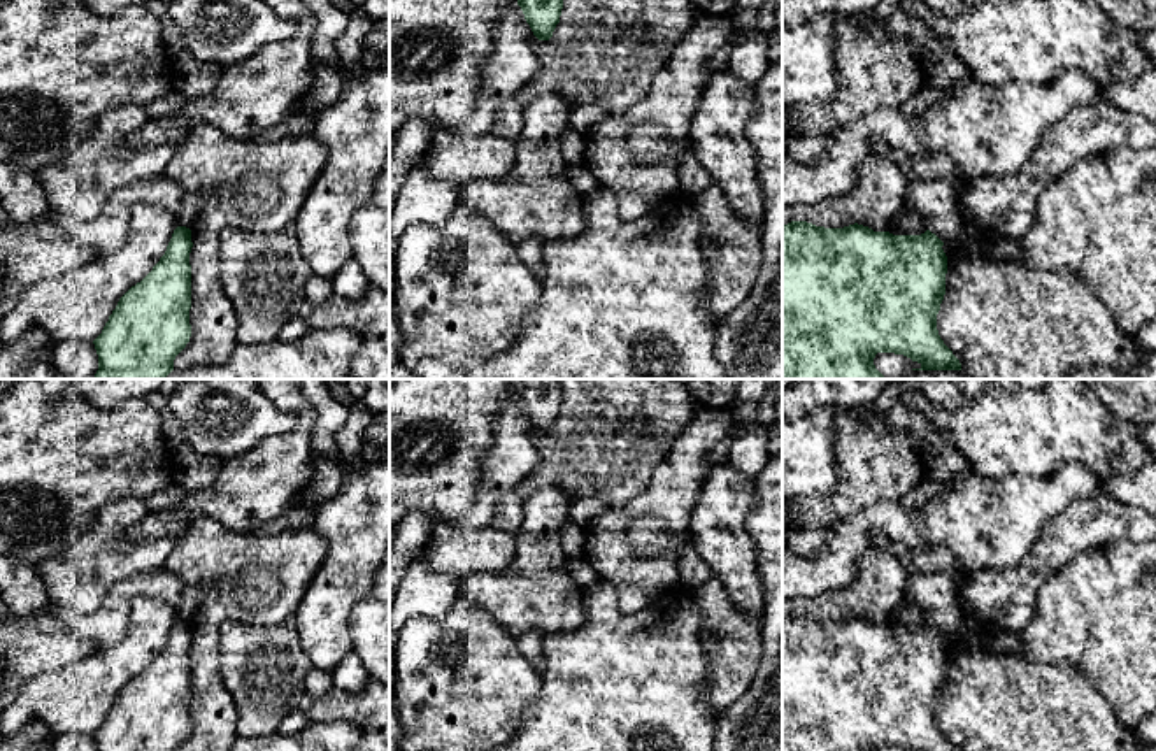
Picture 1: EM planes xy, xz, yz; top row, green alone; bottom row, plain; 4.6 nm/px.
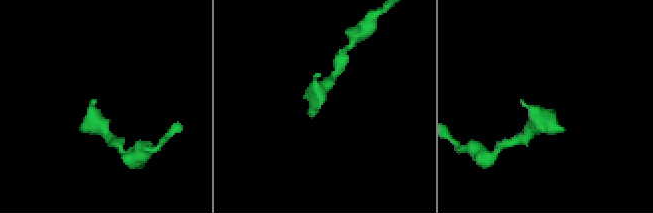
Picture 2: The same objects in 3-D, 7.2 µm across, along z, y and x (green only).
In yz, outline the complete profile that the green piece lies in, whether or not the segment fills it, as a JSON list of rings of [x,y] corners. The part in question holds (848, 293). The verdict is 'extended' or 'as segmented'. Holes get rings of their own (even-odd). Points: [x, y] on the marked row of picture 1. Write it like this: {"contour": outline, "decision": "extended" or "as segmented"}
{"contour": [[[791,221],[784,225],[782,226],[782,379],[903,379],[903,377],[884,377],[874,365],[874,358],[877,353],[903,354],[910,358],[912,361],[917,361],[921,367],[912,368],[912,370],[961,370],[960,360],[944,344],[937,330],[937,314],[940,311],[940,304],[945,295],[945,274],[947,274],[947,256],[942,246],[944,242],[930,230],[926,230],[921,235],[893,235],[889,232],[874,232],[872,228],[858,225],[858,223],[844,226],[844,228],[824,228],[824,226],[816,226],[812,223],[807,223],[807,221]]], "decision": "as segmented"}

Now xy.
{"contour": [[[177,226],[153,270],[118,302],[93,340],[96,379],[165,379],[191,337],[191,230]]], "decision": "as segmented"}

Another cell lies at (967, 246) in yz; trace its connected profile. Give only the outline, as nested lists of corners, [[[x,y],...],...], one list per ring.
[[[967,233],[965,237],[958,240],[944,242],[942,249],[945,256],[949,256],[954,251],[958,251],[965,258],[981,254],[979,237],[970,235],[970,233]]]

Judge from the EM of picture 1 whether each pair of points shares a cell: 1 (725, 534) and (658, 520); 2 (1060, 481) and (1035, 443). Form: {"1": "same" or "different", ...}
{"1": "different", "2": "different"}

